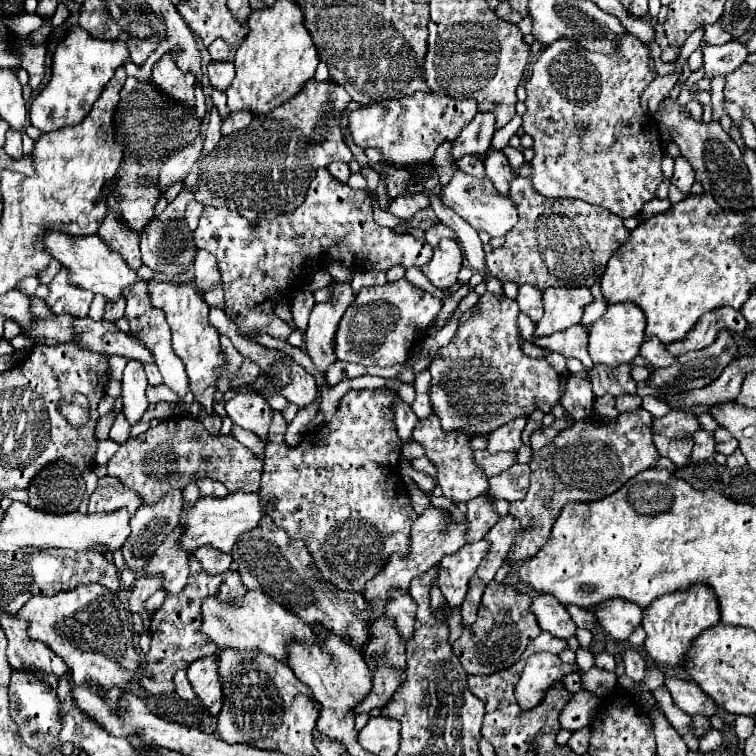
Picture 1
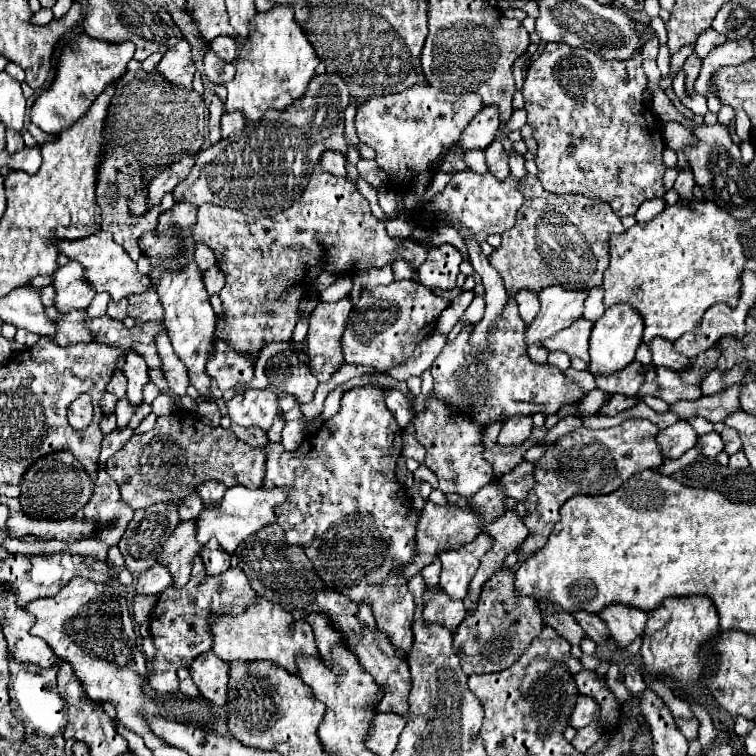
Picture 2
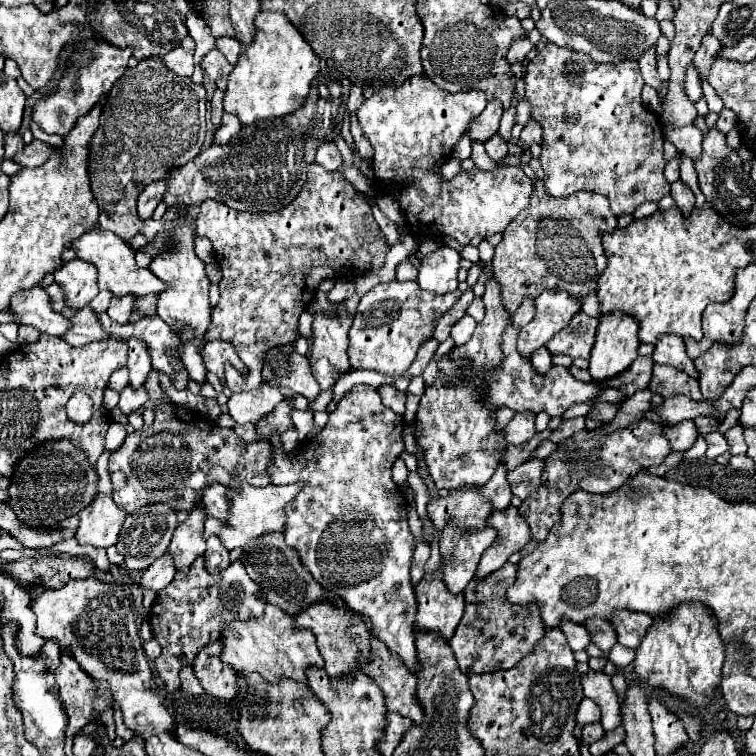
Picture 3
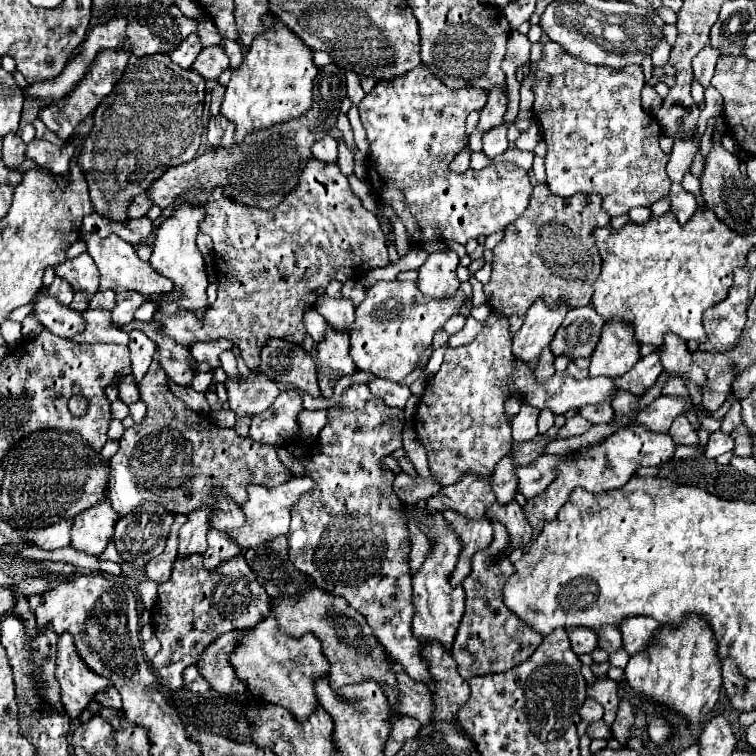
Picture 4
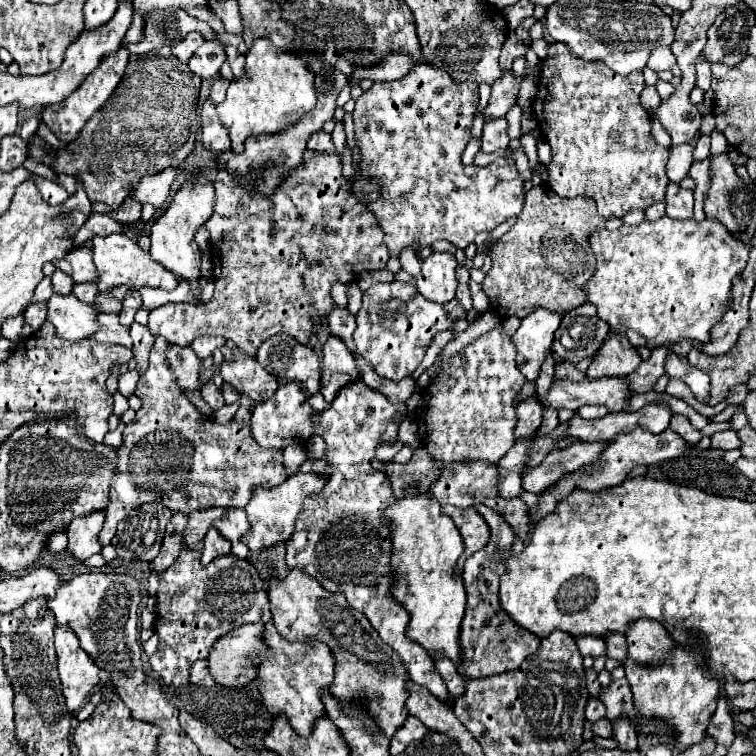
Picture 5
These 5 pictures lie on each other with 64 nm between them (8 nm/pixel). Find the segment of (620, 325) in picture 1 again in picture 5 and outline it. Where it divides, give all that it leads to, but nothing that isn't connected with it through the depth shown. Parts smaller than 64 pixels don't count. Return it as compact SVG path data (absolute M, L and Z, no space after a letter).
M610 332L610 338L592 358L592 364L586 372L588 380L596 380L602 376L628 376L640 366L642 358L636 348L622 334Z

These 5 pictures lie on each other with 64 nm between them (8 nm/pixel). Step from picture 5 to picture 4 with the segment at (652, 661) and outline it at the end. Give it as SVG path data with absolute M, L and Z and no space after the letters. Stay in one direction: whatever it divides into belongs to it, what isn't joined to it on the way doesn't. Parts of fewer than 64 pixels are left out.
M634 616L624 620L624 624L620 624L620 632L624 636L624 650L630 656L644 652L646 648L652 646L658 628L660 624L650 616Z

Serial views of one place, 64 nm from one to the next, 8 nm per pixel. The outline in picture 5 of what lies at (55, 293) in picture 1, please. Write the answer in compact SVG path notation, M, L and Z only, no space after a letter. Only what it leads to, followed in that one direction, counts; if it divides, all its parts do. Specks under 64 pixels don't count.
M80 246L80 248L70 250L64 256L64 260L54 260L54 264L62 272L70 274L76 284L90 282L96 278L96 266L92 262L92 248L88 248L88 246Z

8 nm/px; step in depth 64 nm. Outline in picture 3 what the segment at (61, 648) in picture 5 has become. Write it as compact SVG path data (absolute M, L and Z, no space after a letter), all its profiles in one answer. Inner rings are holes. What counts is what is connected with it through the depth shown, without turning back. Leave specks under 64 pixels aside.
M62 652L62 656L60 656L60 666L56 668L54 676L56 676L56 682L58 682L58 690L60 690L60 700L64 702L66 714L68 714L66 736L72 738L72 736L80 734L82 728L84 728L88 722L98 720L98 722L102 722L102 724L106 726L106 736L110 738L110 742L112 742L114 746L120 746L124 740L114 734L114 718L104 718L104 716L110 714L110 706L112 706L112 700L110 700L112 696L108 696L108 686L106 686L106 684L96 684L96 682L92 680L92 676L84 674L84 670L78 668L76 660L72 660L72 654L70 654L70 652ZM94 710L100 710L100 712L102 712L102 718L92 718L92 712L94 712Z

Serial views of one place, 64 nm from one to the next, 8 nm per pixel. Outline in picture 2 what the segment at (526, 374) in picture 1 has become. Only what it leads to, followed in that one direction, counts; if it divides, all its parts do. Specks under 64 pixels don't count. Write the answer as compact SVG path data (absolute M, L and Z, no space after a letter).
M508 300L498 326L492 330L490 348L494 348L494 356L468 346L470 330L462 330L452 344L444 346L430 368L436 394L444 402L452 404L452 408L468 412L474 422L486 426L498 418L526 416L536 412L542 412L546 416L556 414L562 406L580 400L584 396L582 388L576 382L568 380L560 368L550 364L540 366L528 358L524 350L524 330L526 324L522 324L514 300Z

